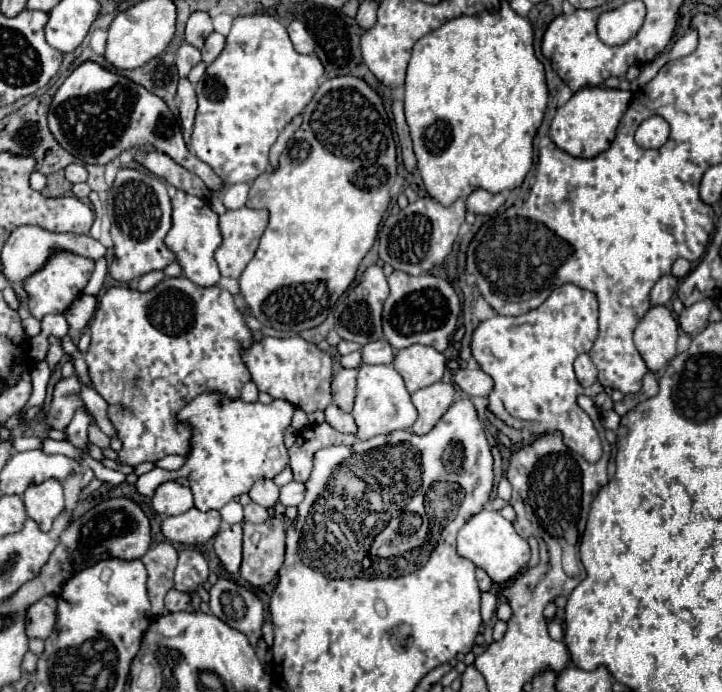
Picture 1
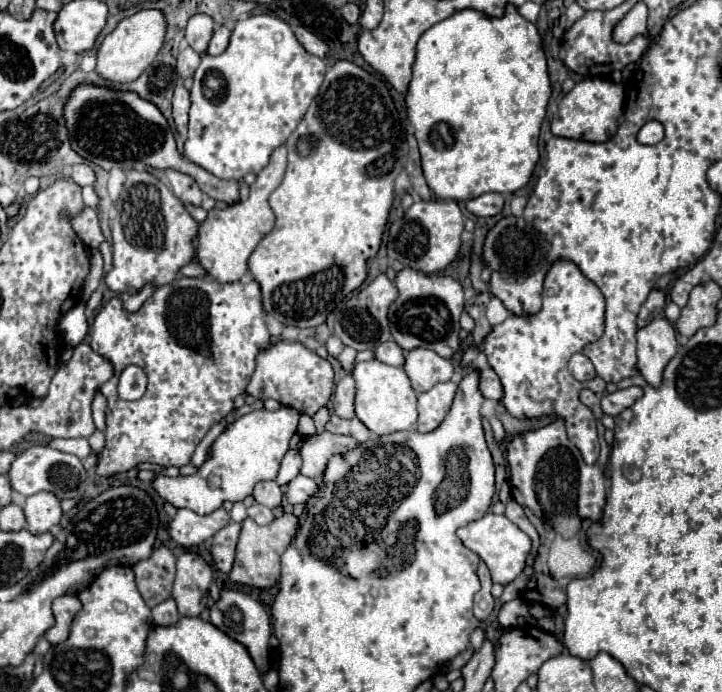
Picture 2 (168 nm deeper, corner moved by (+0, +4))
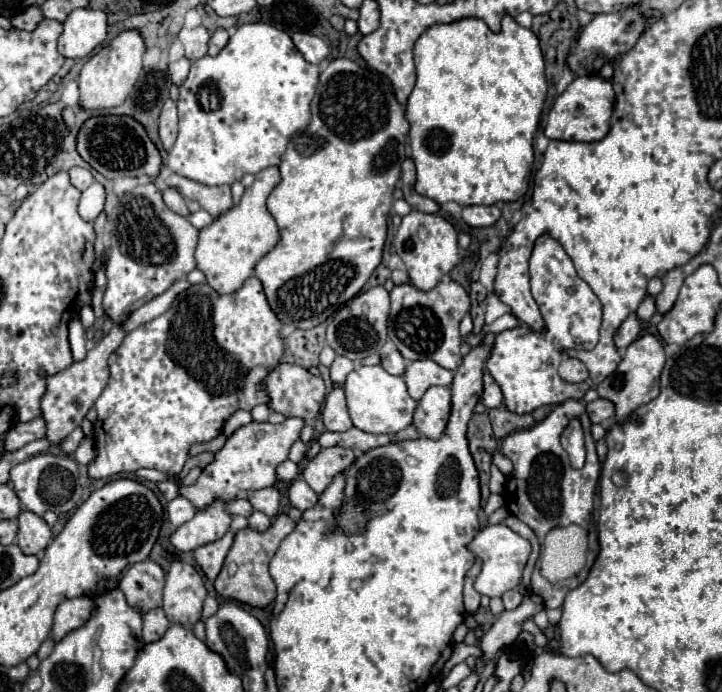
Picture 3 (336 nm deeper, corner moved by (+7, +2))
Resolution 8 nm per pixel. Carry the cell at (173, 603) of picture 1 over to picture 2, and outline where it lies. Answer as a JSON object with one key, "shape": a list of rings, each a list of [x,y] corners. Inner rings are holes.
{"shape":[[[169,597],[163,603],[153,607],[153,623],[155,625],[173,625],[179,619],[181,619],[181,615],[177,611],[177,603],[173,597]]]}

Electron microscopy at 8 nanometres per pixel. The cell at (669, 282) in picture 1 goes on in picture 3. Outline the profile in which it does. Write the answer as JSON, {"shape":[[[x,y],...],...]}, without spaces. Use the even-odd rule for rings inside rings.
{"shape":[[[632,313],[616,331],[616,337],[614,337],[614,345],[618,349],[626,349],[632,341],[636,341],[640,335],[640,319],[636,317],[636,313]]]}

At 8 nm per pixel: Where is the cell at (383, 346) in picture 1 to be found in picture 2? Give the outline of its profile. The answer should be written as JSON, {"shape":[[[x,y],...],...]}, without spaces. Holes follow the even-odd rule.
{"shape":[[[389,339],[387,343],[381,343],[379,347],[375,347],[375,359],[383,361],[387,365],[393,365],[393,367],[401,367],[403,361],[405,361],[401,347],[393,339]]]}

